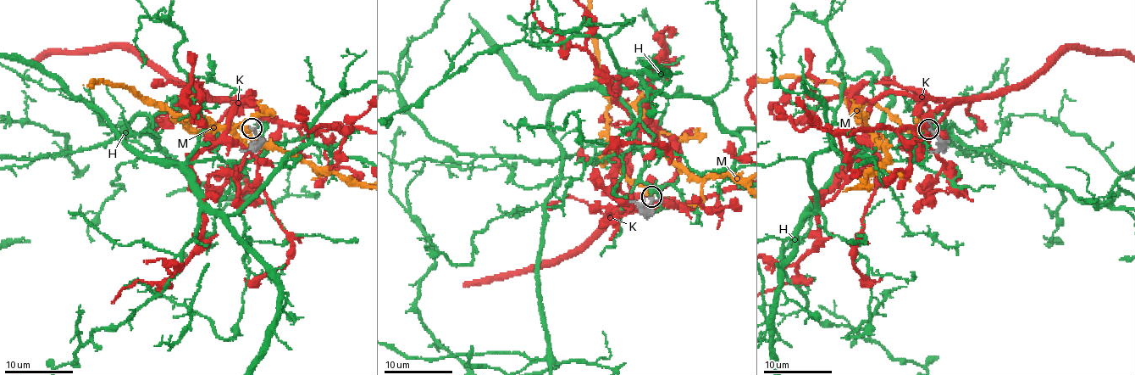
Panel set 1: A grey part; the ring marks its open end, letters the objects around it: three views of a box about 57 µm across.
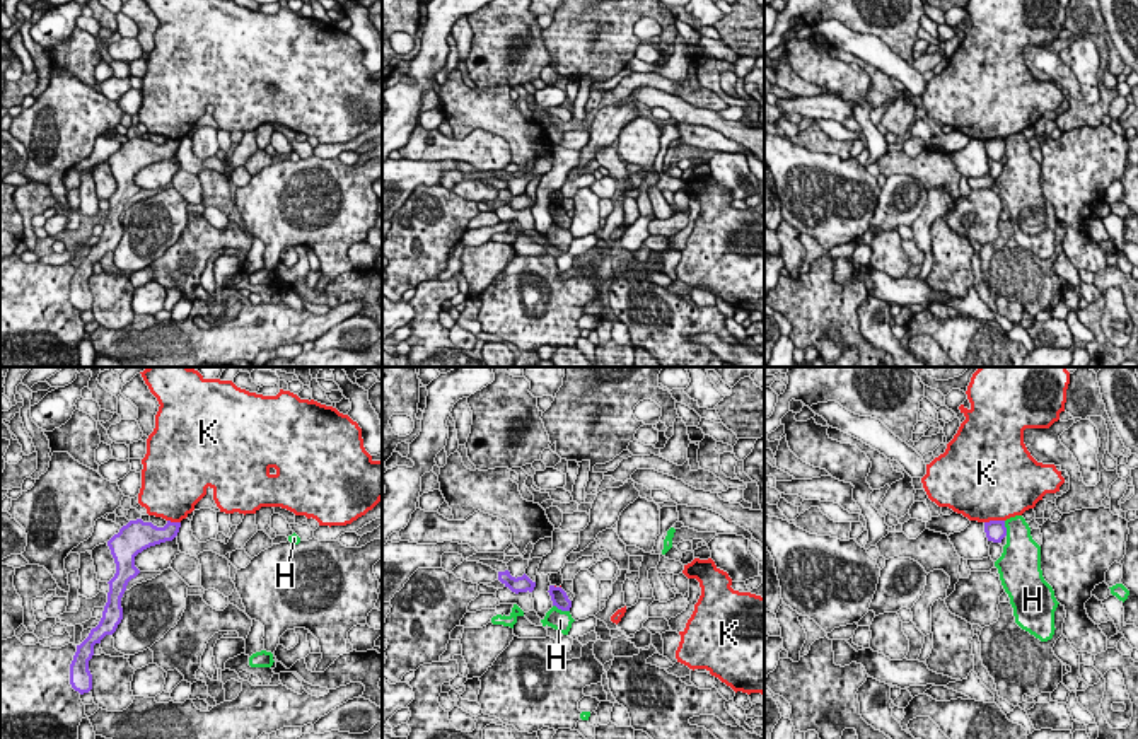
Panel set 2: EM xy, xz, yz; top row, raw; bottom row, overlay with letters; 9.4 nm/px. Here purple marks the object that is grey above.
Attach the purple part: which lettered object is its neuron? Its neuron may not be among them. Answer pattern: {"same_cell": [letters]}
{"same_cell": ["M"]}

